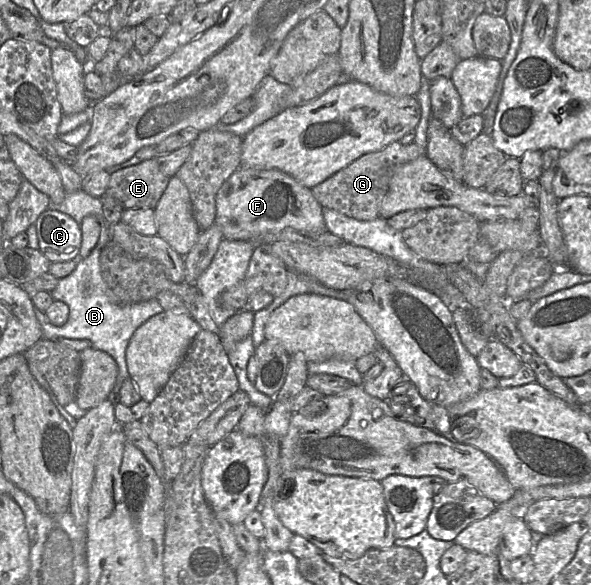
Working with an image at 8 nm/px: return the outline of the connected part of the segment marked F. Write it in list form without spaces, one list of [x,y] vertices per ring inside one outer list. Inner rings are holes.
[[[240,166],[218,190],[215,204],[214,224],[219,226],[223,238],[227,240],[253,242],[260,236],[287,227],[308,232],[328,231],[323,207],[316,201],[311,189],[276,169],[258,170]]]

